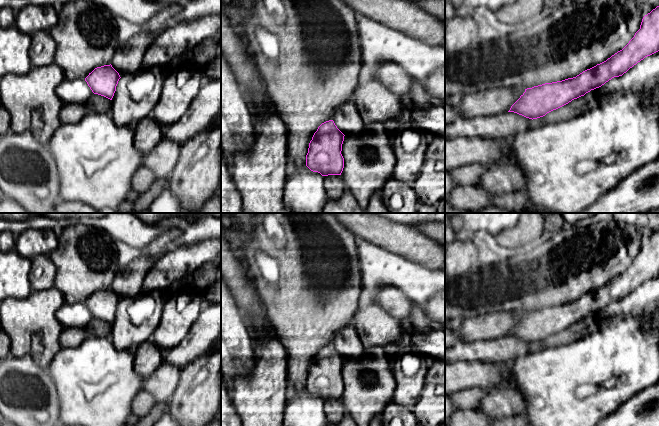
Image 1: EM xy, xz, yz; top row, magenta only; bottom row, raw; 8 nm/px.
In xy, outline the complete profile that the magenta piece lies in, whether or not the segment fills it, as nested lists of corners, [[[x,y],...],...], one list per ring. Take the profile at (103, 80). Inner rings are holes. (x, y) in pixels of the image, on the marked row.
[[[110,64],[95,68],[85,81],[94,94],[112,100],[120,78],[119,73]]]

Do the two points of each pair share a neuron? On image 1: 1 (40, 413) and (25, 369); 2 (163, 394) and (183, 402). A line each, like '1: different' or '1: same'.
1: same
2: different

